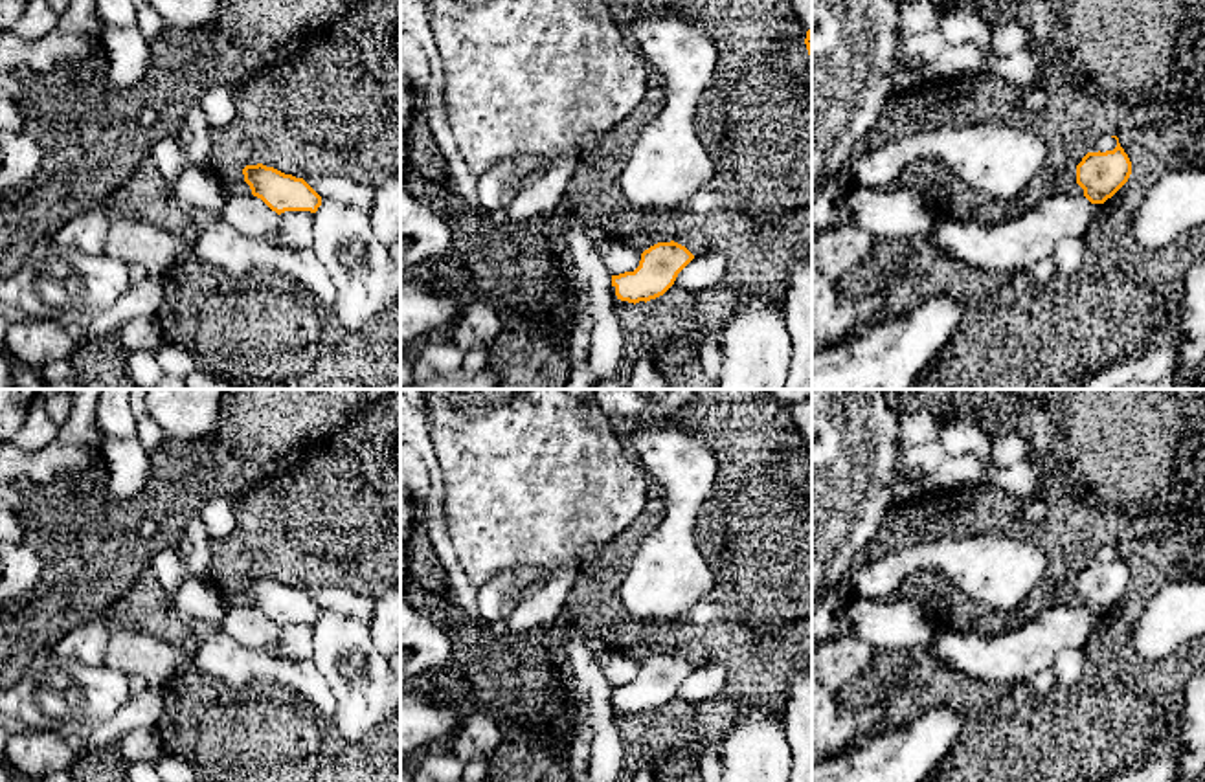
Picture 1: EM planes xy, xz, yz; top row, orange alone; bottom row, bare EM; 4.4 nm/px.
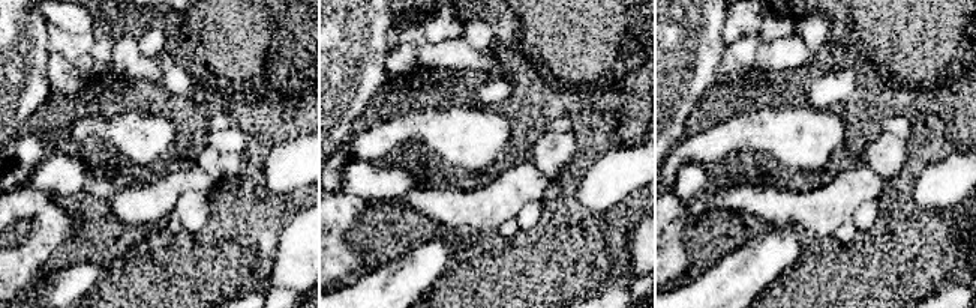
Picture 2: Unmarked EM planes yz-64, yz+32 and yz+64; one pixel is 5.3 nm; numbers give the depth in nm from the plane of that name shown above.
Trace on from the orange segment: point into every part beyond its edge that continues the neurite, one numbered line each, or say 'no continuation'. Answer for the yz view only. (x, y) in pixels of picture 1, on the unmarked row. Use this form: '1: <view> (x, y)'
no continuation

